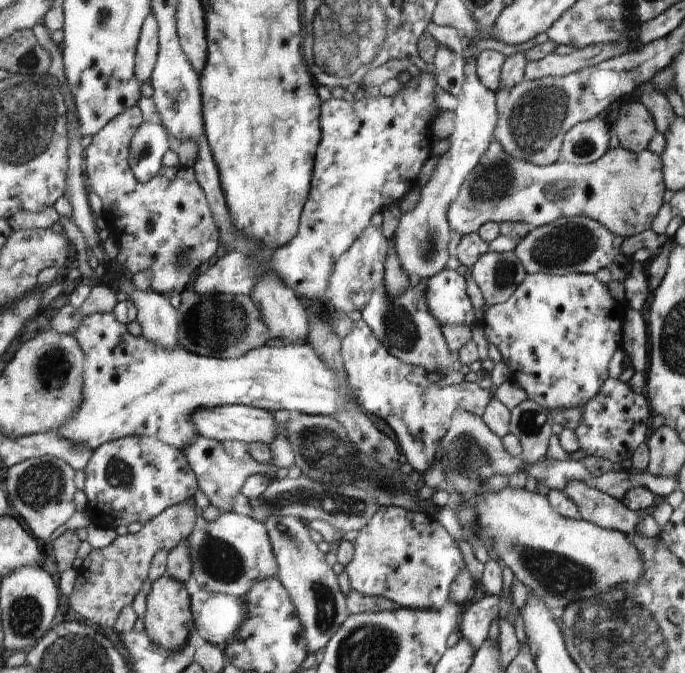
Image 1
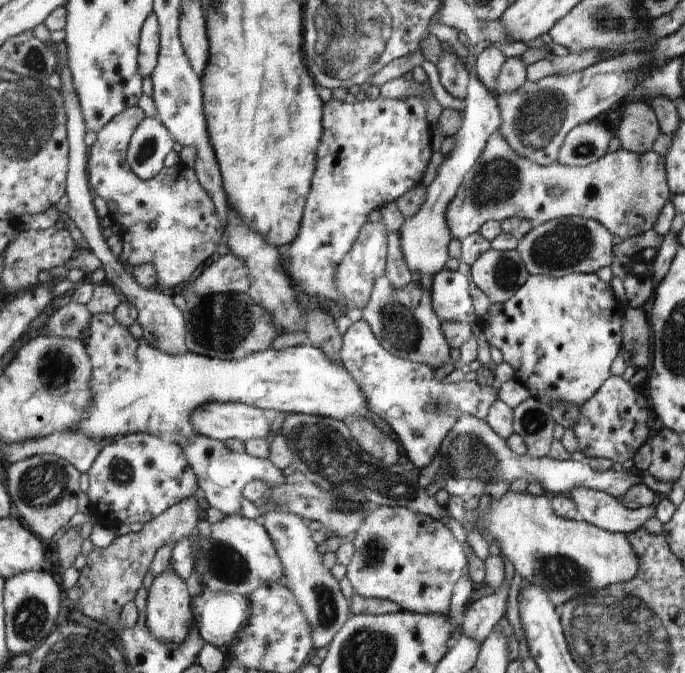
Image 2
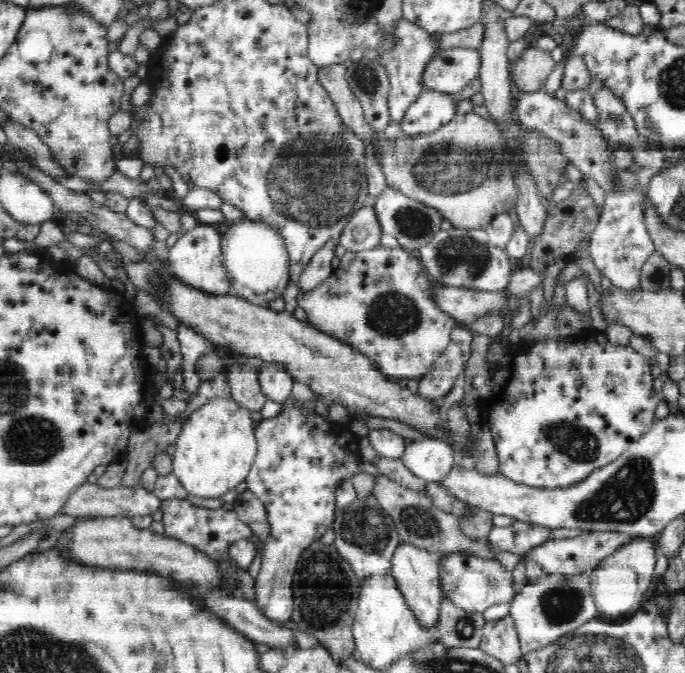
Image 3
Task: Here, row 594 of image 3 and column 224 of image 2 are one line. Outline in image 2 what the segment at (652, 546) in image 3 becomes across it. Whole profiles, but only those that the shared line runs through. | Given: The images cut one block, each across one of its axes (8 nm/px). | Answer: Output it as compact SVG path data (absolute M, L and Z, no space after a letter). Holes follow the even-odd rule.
M208 587L195 597L197 628L208 643L227 651L249 617L249 600Z

